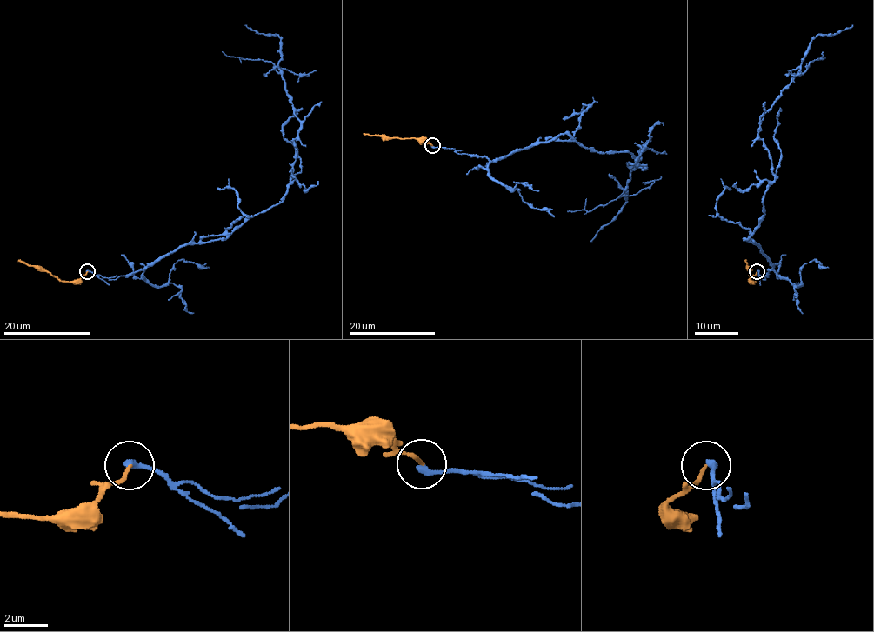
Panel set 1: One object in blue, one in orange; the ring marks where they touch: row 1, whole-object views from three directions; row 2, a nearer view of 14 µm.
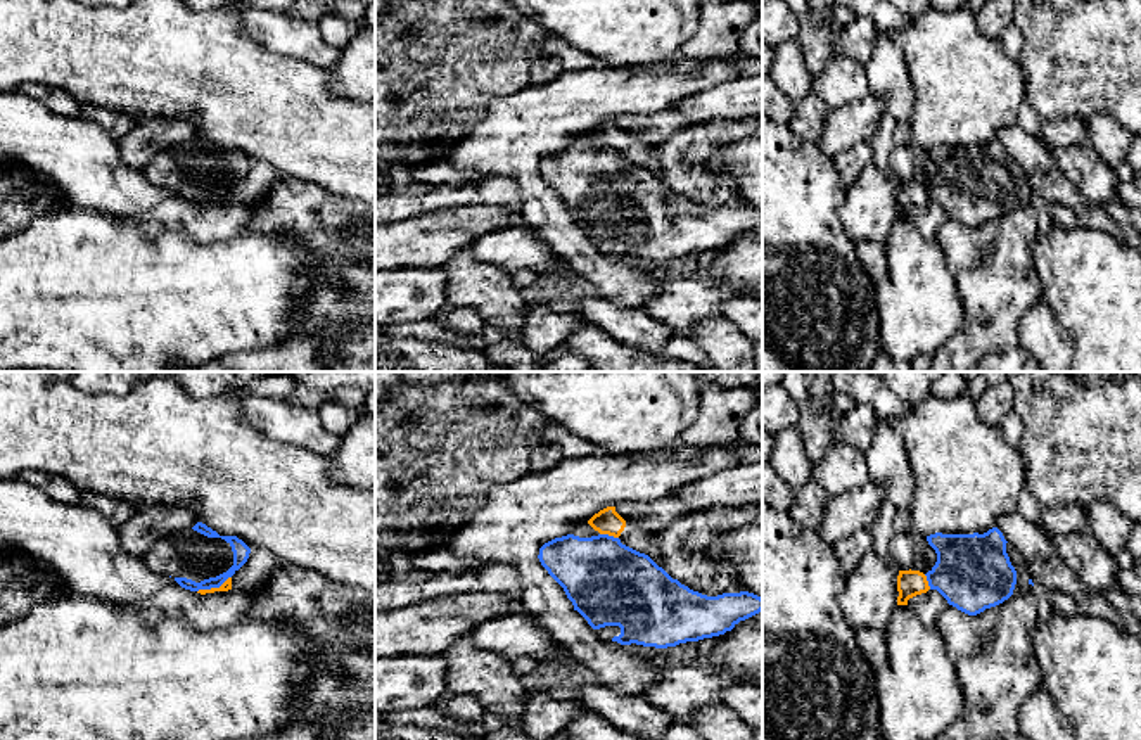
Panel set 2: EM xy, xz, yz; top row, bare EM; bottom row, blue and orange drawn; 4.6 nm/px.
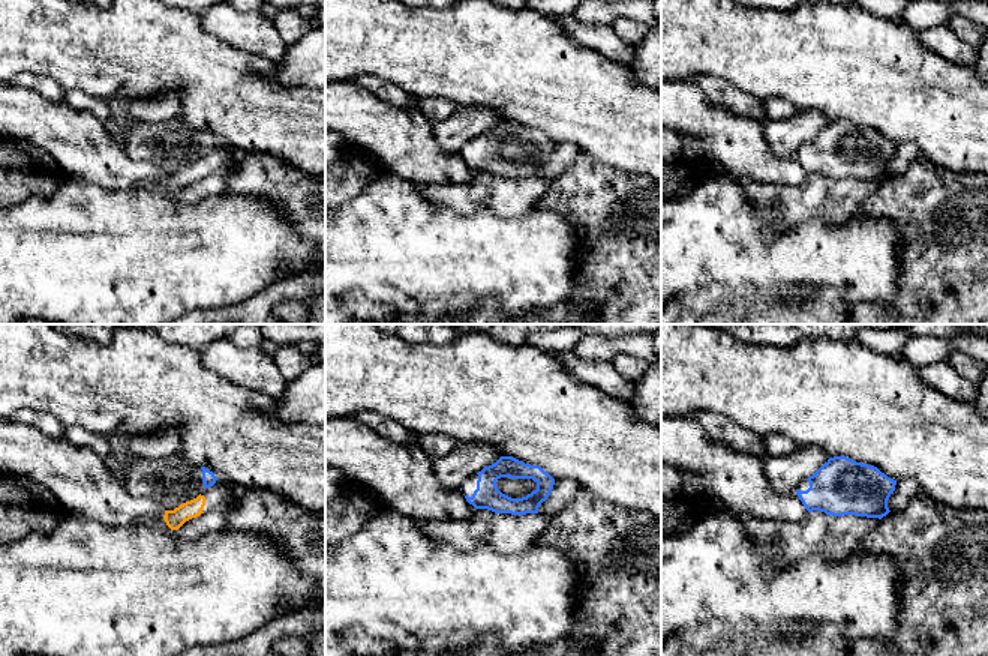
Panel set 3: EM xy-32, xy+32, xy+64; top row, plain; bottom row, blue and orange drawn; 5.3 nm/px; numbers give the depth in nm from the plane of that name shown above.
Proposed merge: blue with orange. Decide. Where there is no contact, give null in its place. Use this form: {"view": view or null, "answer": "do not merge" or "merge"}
{"view": "xy", "answer": "do not merge"}

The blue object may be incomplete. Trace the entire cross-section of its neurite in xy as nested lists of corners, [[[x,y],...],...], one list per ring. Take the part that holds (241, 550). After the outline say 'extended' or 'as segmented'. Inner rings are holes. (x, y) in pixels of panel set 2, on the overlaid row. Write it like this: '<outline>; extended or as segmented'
[[[202,522],[157,538],[142,557],[156,574],[171,576],[190,591],[220,588],[249,558],[251,548],[237,536],[220,536]]]; extended

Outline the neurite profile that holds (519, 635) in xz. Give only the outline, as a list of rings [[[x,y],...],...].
[[[531,612],[486,621],[470,635],[479,650],[505,660],[524,655],[548,659],[558,650],[558,643]]]

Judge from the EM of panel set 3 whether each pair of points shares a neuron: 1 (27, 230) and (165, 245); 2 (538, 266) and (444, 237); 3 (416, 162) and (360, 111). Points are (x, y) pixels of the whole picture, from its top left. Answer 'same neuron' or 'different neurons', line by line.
1: same neuron
2: same neuron
3: same neuron

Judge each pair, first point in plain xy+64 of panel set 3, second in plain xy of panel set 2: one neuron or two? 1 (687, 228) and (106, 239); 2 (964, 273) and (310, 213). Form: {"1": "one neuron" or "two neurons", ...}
{"1": "one neuron", "2": "one neuron"}

